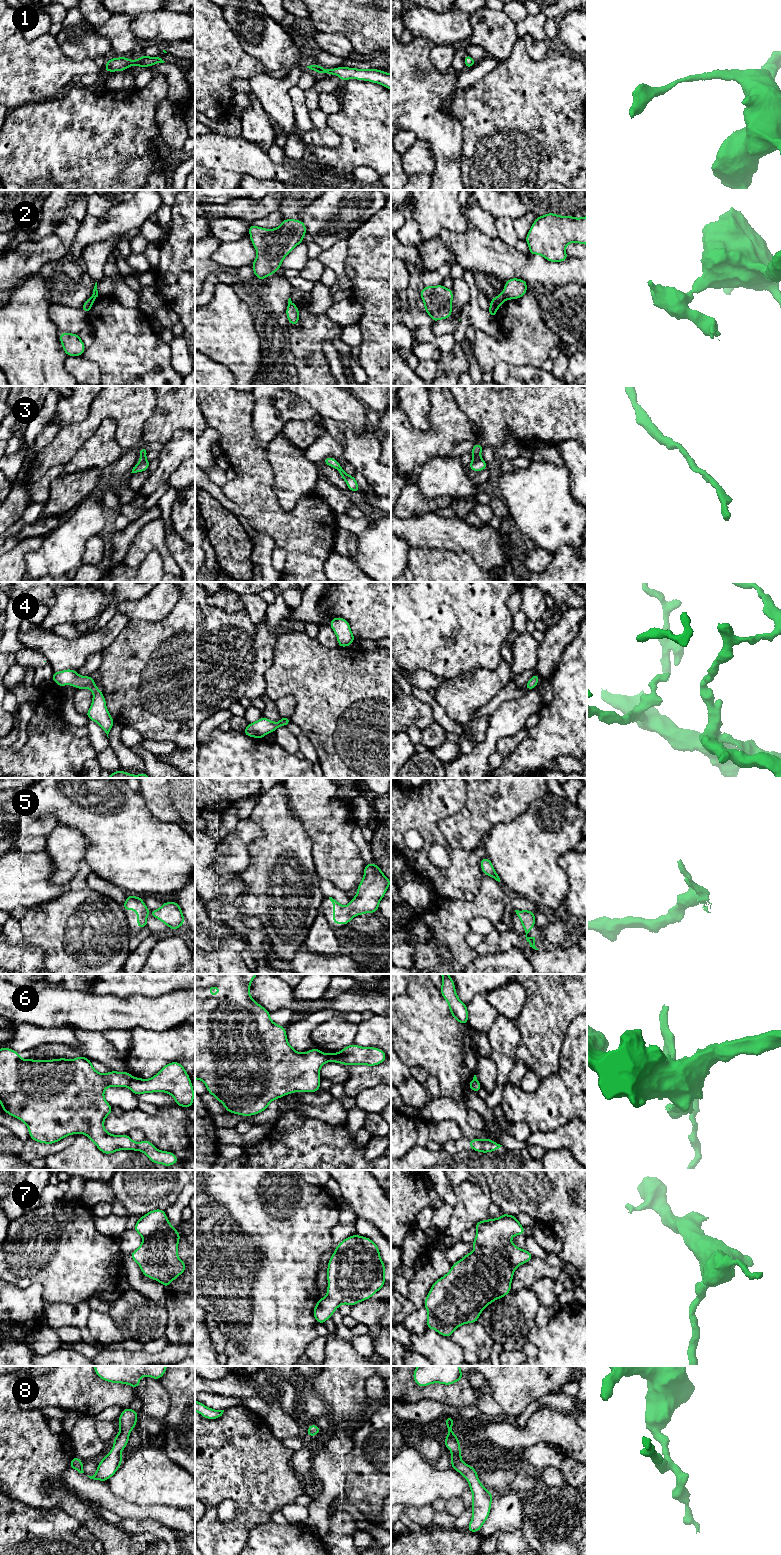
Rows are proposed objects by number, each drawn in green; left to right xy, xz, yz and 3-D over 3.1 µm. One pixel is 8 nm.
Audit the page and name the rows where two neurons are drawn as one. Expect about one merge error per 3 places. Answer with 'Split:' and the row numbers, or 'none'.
Split: 2, 6

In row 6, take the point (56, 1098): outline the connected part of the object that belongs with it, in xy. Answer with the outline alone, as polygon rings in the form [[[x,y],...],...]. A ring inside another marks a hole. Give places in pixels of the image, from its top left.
[[[0,1049],[0,1102],[2,1110],[24,1122],[28,1127],[30,1138],[34,1141],[53,1144],[66,1136],[81,1133],[93,1141],[104,1154],[111,1154],[119,1150],[135,1150],[146,1154],[154,1164],[159,1163],[169,1167],[179,1162],[174,1153],[158,1150],[147,1139],[137,1143],[127,1134],[113,1135],[105,1130],[104,1119],[112,1113],[111,1105],[104,1098],[105,1089],[108,1087],[129,1087],[131,1079],[132,1075],[127,1071],[99,1073],[93,1068],[92,1061],[82,1055],[76,1059],[25,1060],[13,1049]]]

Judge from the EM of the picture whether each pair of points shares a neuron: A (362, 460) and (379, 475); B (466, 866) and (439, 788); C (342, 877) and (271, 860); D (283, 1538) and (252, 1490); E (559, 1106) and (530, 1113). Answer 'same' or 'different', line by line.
A: same
B: same
C: different
D: different
E: same

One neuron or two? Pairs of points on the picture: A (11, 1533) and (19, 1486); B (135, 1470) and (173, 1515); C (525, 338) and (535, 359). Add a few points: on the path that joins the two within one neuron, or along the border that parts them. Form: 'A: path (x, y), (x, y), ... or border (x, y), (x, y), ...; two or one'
A: border (10, 1496), (39, 1508); two
B: border (140, 1505), (168, 1505), (184, 1509); two
C: path (528, 343), (534, 354); one

